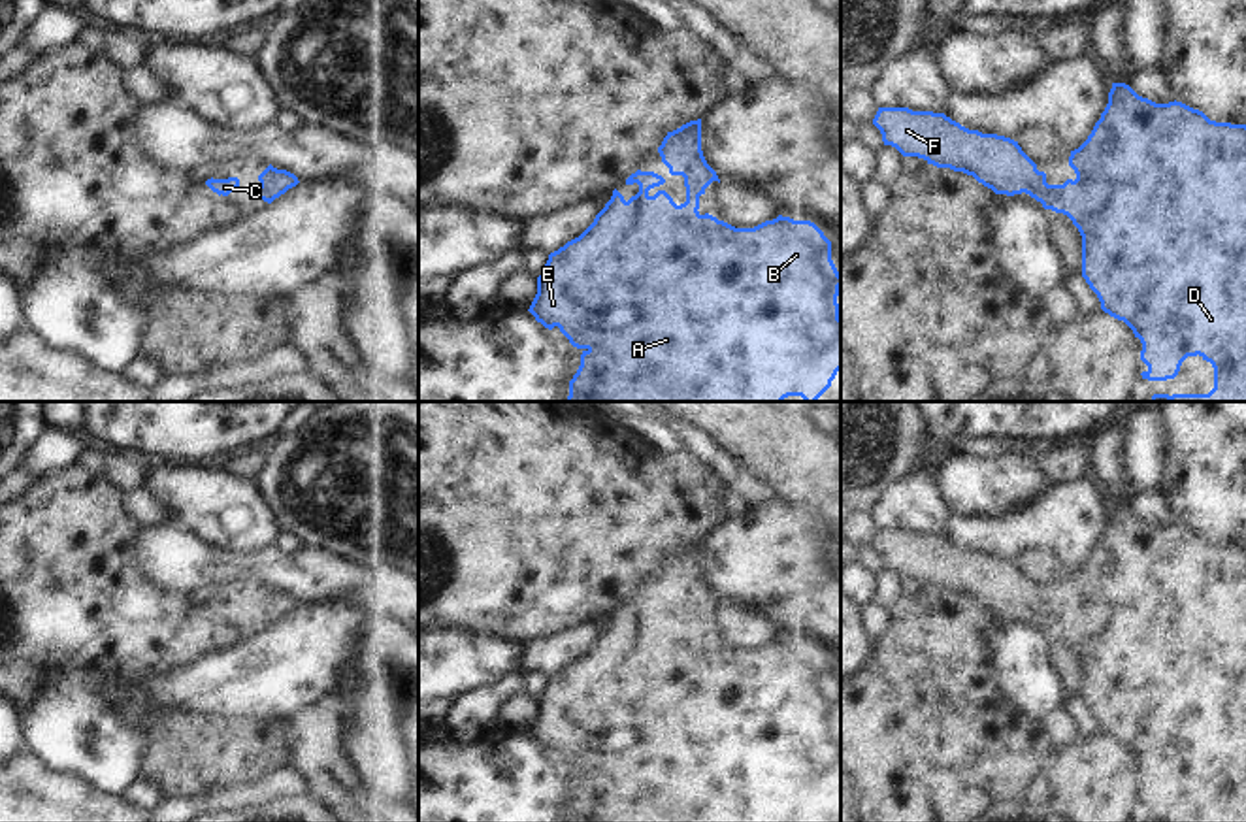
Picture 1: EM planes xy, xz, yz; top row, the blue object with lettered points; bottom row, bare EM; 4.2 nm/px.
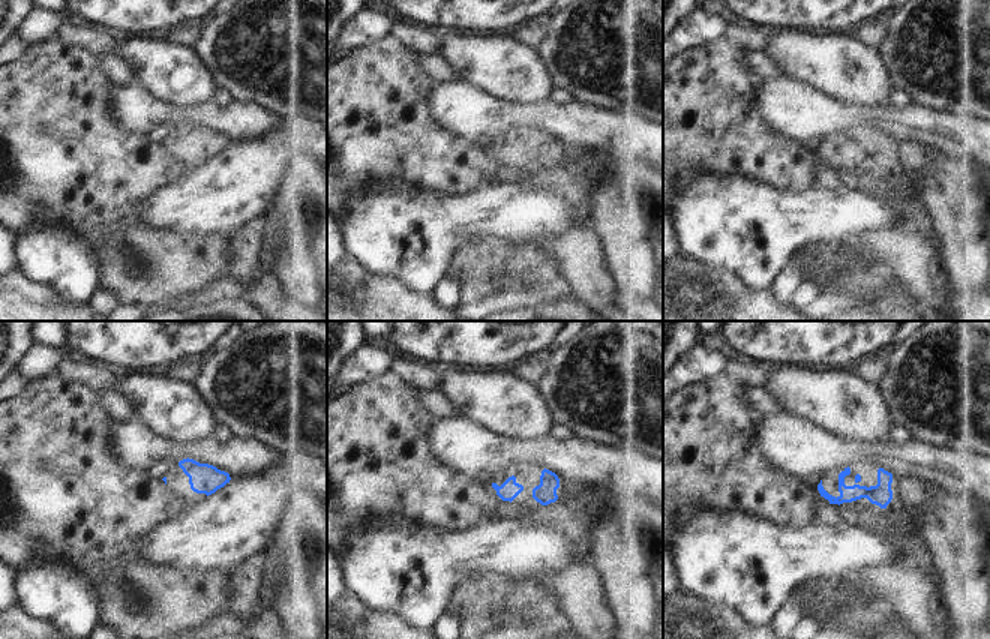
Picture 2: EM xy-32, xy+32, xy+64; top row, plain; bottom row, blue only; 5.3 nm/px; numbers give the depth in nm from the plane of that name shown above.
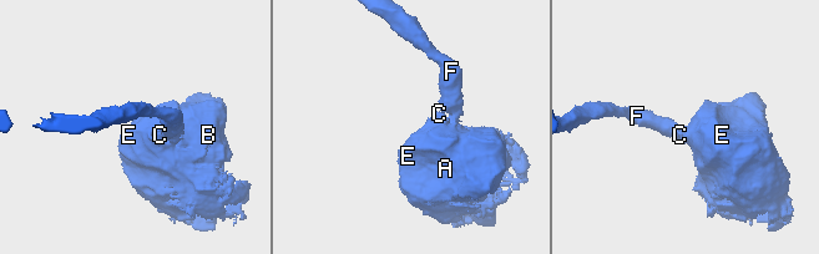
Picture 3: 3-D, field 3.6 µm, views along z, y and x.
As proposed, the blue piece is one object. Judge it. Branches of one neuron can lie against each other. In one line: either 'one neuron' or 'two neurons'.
one neuron

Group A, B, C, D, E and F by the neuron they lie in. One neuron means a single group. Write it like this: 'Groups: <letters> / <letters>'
Groups: A B C D E F

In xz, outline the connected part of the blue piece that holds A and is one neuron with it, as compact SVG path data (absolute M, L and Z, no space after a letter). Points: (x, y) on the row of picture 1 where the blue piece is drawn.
M701 119L667 132L658 147L671 175L682 175L686 202L677 206L665 190L650 189L665 179L637 170L626 185L639 185L628 202L615 189L594 222L549 255L537 277L530 313L545 328L554 326L582 351L566 402L782 402L801 396L816 402L841 370L841 273L831 260L831 241L811 221L779 215L754 228L735 228L699 209L699 196L718 181L701 151Z

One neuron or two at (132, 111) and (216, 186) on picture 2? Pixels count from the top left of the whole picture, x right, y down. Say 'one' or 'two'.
two

